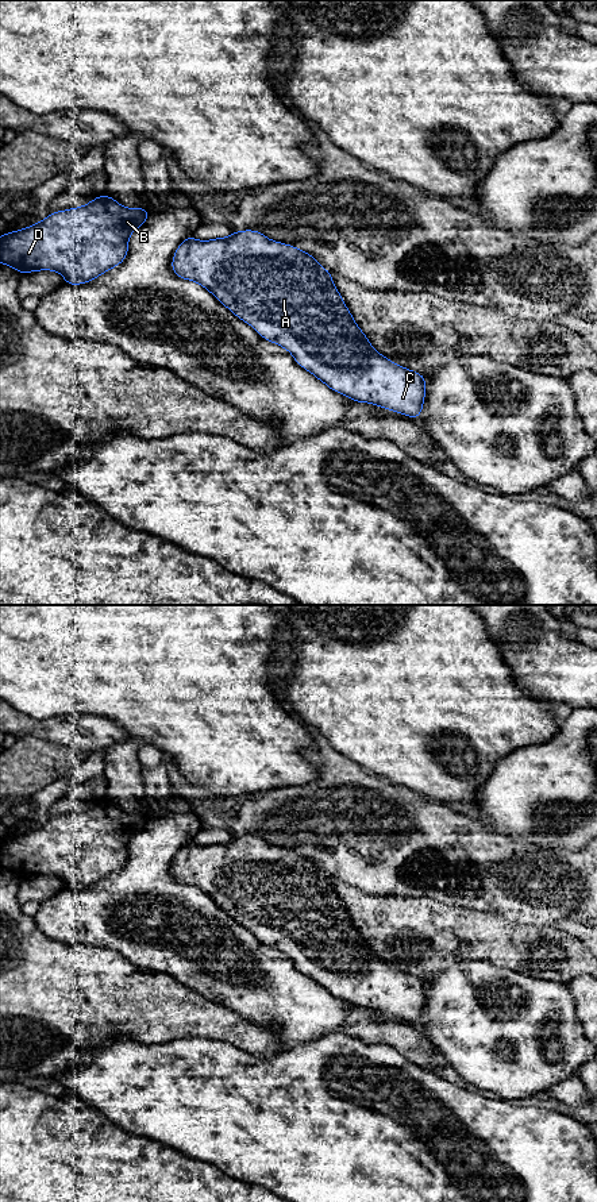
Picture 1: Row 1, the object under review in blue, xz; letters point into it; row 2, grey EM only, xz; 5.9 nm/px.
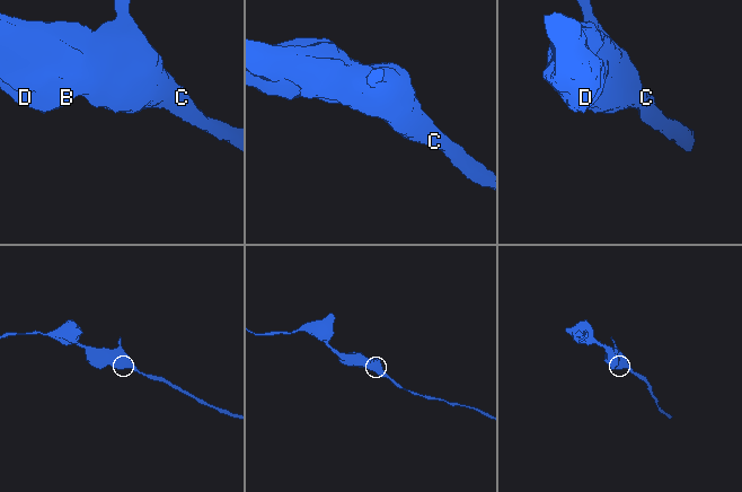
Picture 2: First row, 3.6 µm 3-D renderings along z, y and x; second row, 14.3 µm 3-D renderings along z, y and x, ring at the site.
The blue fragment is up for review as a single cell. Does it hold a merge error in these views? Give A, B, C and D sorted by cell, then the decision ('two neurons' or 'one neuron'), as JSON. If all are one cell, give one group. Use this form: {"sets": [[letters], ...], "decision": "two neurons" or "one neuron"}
{"sets": [["A", "B", "C", "D"]], "decision": "one neuron"}

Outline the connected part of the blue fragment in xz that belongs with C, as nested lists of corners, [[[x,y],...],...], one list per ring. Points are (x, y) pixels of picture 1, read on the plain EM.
[[[254,835],[236,836],[227,843],[211,845],[197,845],[189,840],[177,852],[172,863],[172,875],[178,883],[190,885],[209,895],[236,922],[250,929],[261,943],[285,952],[298,971],[312,978],[331,995],[354,1008],[369,1008],[411,1024],[420,1022],[425,1003],[425,982],[396,970],[374,955],[334,890],[334,879],[309,858],[267,844]]]

